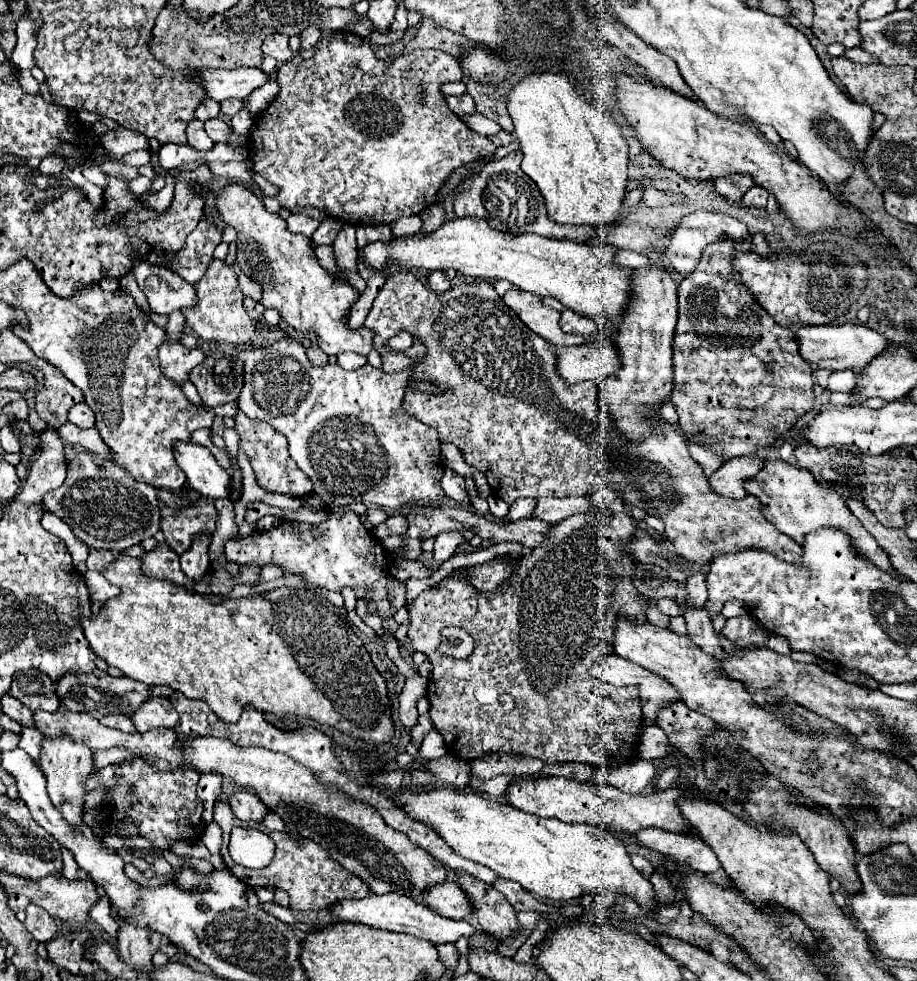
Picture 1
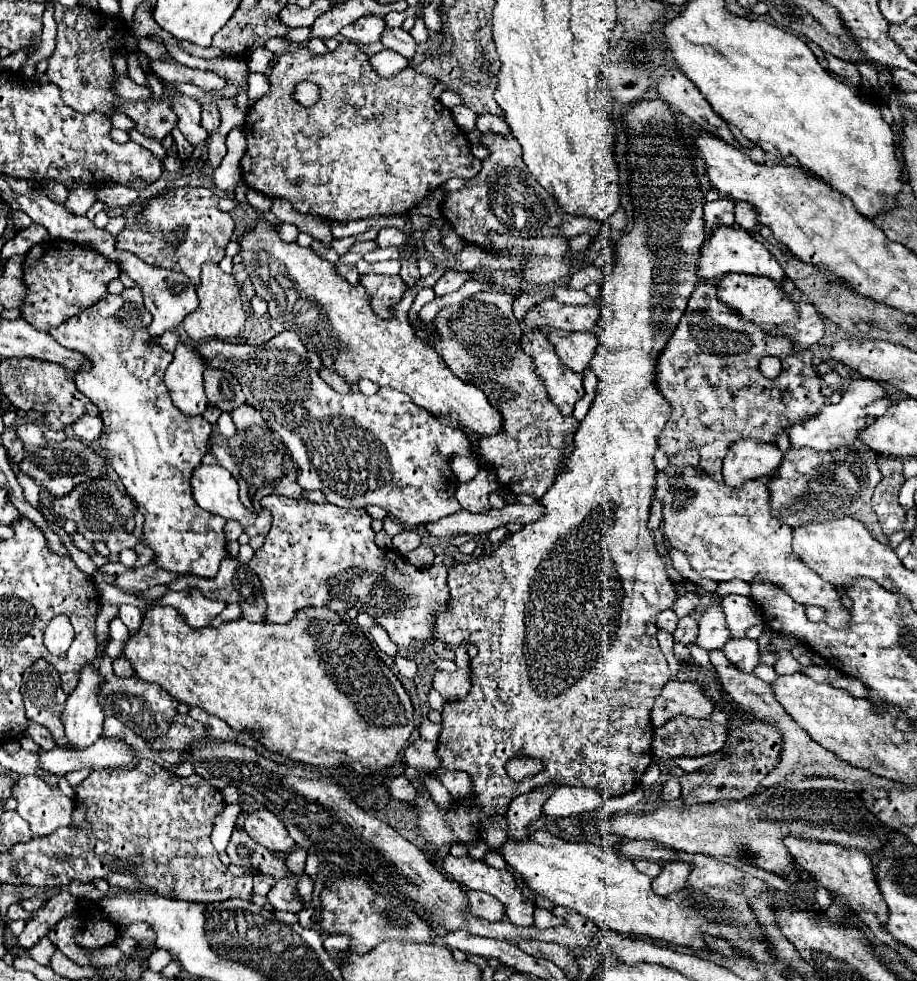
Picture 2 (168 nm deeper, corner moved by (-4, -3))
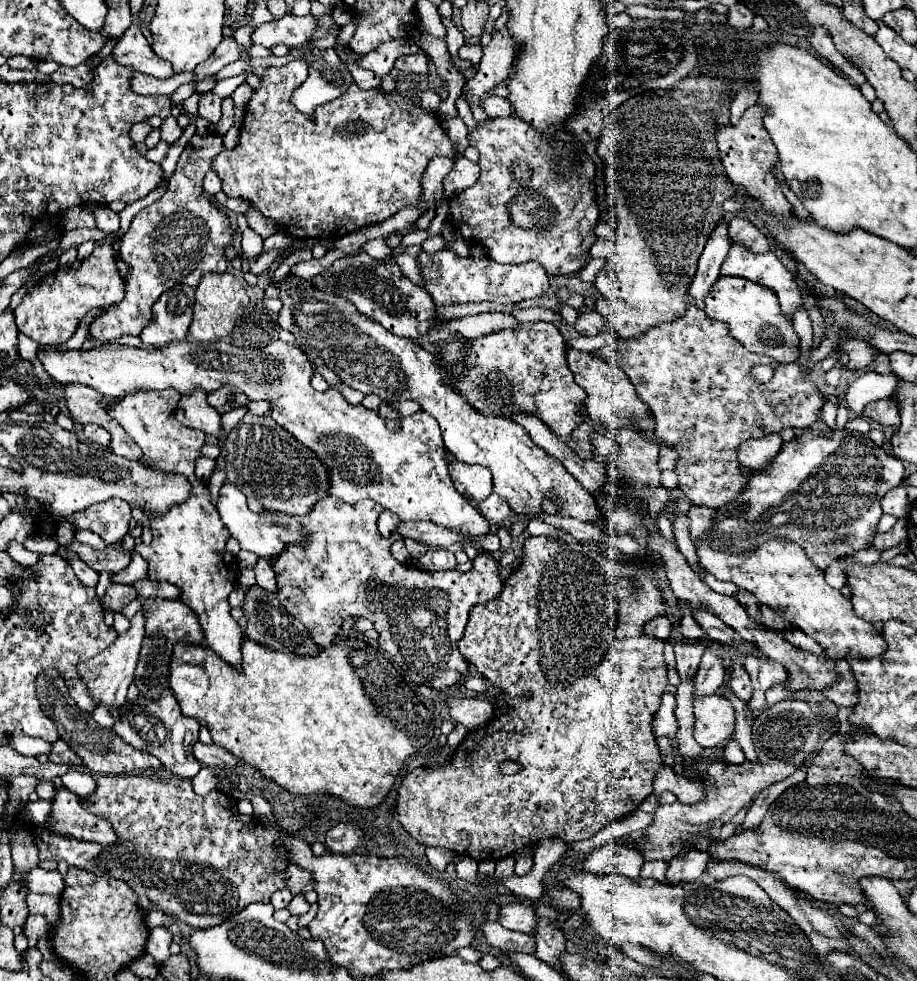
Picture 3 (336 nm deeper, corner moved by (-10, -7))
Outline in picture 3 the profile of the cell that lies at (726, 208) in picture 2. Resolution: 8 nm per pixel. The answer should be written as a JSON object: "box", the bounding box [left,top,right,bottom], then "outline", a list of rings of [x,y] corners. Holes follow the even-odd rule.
{"box":[689,221,731,303],"outline":[[[721,221],[715,231],[711,233],[705,249],[703,249],[703,255],[699,259],[699,267],[697,267],[697,273],[691,281],[691,287],[689,287],[689,297],[693,303],[703,303],[705,295],[711,291],[713,283],[719,279],[719,271],[721,271],[721,263],[727,255],[731,247],[731,241],[727,237],[727,223]]]}

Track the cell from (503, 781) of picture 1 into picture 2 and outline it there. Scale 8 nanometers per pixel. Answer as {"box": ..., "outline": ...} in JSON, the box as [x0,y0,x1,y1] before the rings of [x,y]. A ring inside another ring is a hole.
{"box":[507,781,561,839],"outline":[[[553,781],[549,785],[543,785],[539,789],[533,789],[529,793],[523,793],[519,797],[515,797],[509,805],[507,811],[507,821],[509,821],[509,835],[517,837],[517,839],[525,839],[527,827],[531,827],[531,823],[535,819],[539,819],[543,803],[549,799],[549,795],[559,789],[561,783]]]}

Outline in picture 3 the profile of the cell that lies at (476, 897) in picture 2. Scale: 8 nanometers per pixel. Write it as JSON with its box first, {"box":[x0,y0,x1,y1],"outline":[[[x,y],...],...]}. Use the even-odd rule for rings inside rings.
{"box":[499,903,537,935],"outline":[[[509,903],[499,909],[499,923],[511,931],[523,931],[527,935],[535,935],[537,913],[527,903]]]}

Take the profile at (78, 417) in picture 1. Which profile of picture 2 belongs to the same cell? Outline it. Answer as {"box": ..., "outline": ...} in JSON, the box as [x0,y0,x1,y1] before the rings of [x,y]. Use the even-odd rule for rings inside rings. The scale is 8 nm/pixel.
{"box":[73,415,101,443],"outline":[[[81,415],[75,423],[73,423],[73,431],[79,439],[87,441],[87,443],[93,443],[99,439],[99,433],[101,433],[101,419],[97,415]]]}

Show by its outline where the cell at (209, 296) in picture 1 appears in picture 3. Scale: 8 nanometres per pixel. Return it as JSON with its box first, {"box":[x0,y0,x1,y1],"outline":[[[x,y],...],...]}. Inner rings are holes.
{"box":[189,273,249,341],"outline":[[[207,273],[203,275],[203,281],[199,281],[195,289],[195,305],[193,305],[193,323],[189,327],[189,333],[197,341],[217,341],[227,337],[237,319],[241,317],[245,305],[249,303],[249,297],[243,289],[243,285],[231,275],[231,273]]]}

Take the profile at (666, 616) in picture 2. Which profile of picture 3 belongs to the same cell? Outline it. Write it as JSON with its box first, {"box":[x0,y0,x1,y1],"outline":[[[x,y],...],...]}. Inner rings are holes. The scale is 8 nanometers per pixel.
{"box":[643,615,673,641],"outline":[[[663,615],[651,619],[651,621],[647,621],[647,623],[643,625],[643,633],[645,633],[645,635],[657,637],[657,639],[663,639],[663,641],[669,637],[671,629],[673,629],[671,621],[669,621],[667,617],[663,617]]]}

